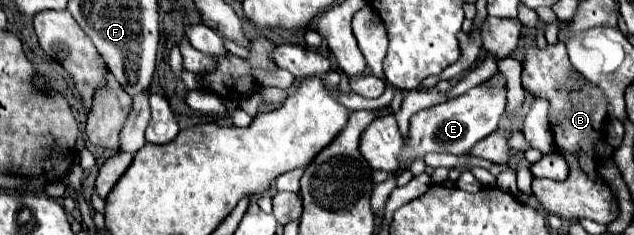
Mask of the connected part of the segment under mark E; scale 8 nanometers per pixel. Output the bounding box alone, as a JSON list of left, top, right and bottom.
[402,73,506,169]

